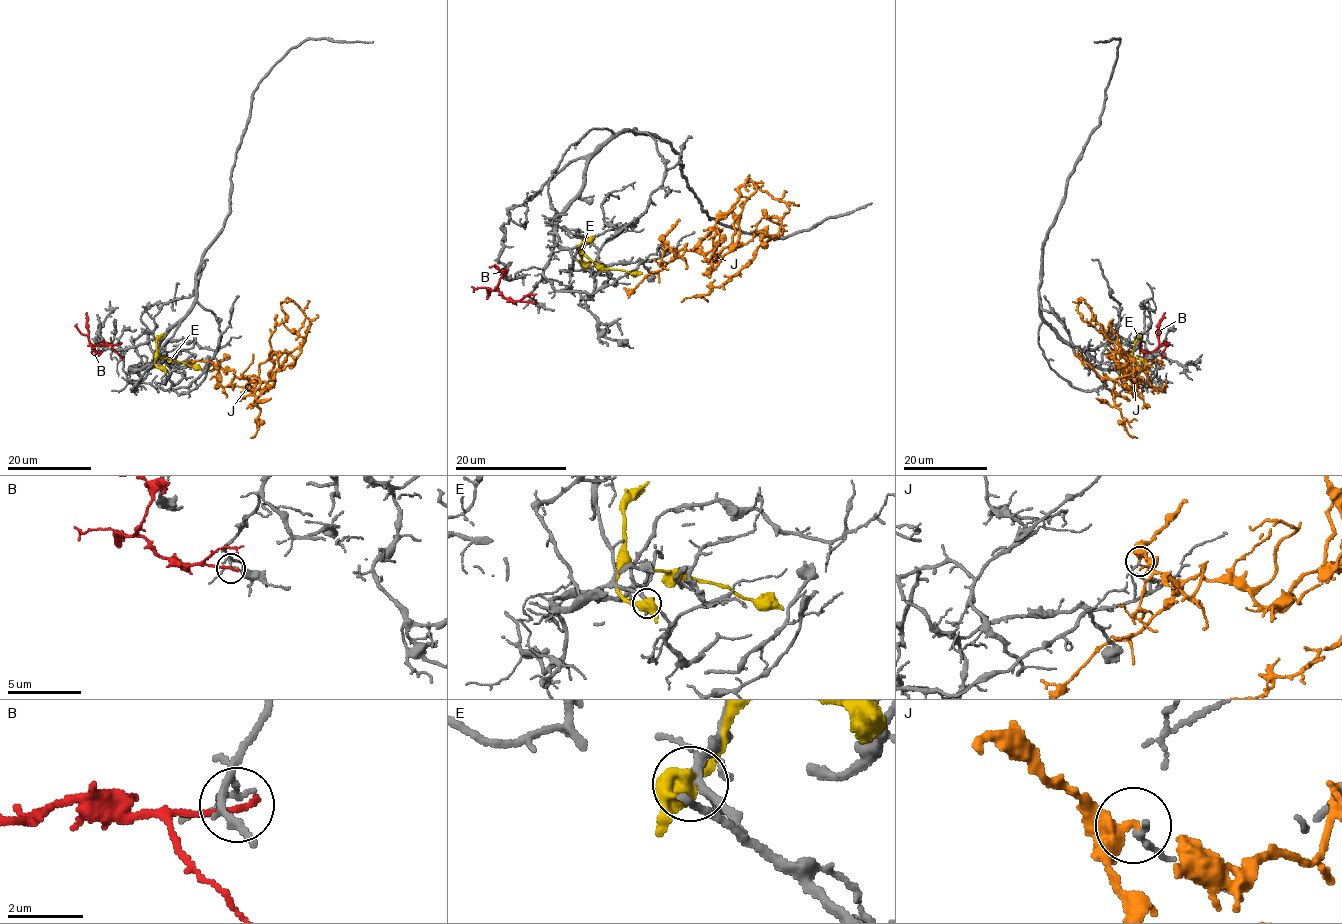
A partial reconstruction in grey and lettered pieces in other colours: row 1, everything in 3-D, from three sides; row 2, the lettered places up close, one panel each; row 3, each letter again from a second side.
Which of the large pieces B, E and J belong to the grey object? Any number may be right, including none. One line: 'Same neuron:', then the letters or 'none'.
Same neuron: none

